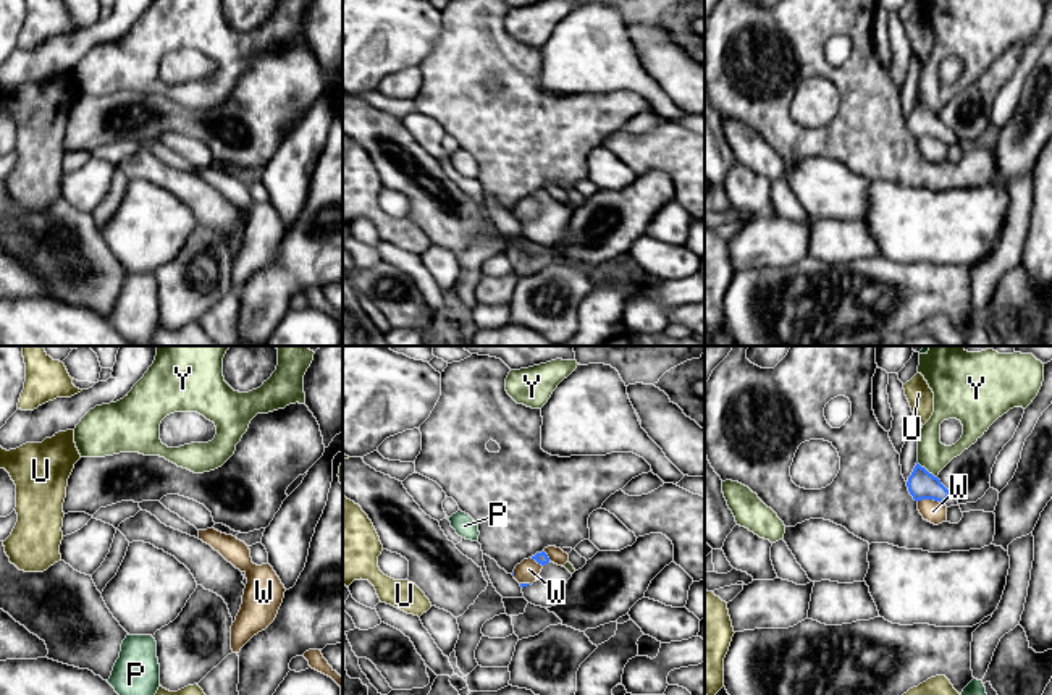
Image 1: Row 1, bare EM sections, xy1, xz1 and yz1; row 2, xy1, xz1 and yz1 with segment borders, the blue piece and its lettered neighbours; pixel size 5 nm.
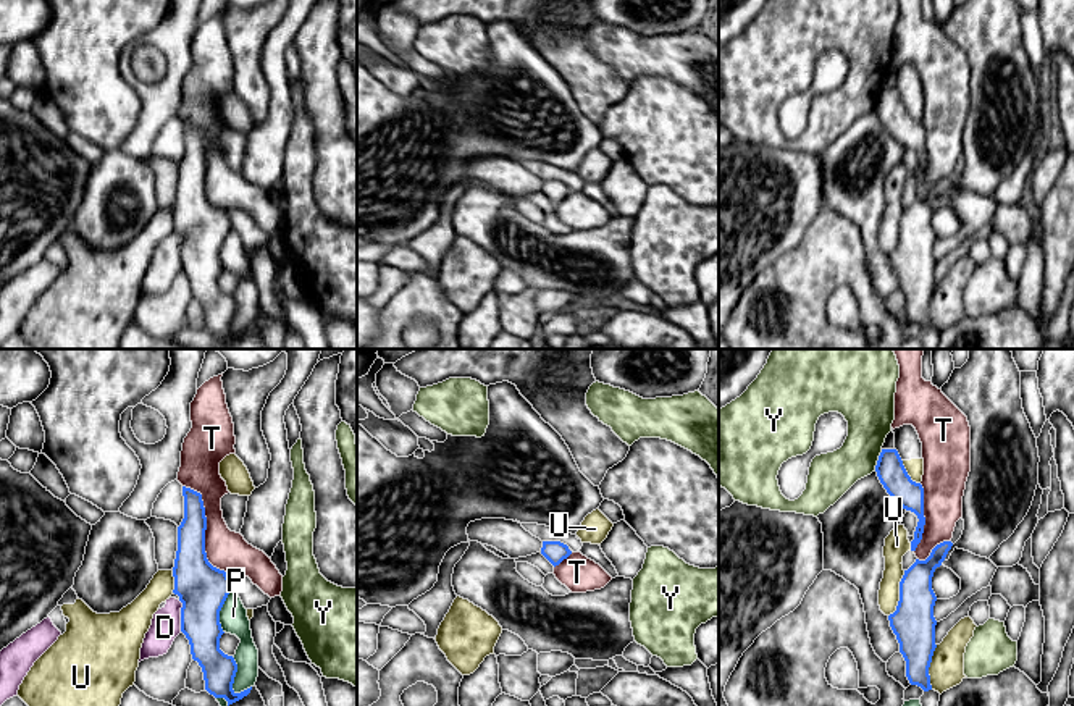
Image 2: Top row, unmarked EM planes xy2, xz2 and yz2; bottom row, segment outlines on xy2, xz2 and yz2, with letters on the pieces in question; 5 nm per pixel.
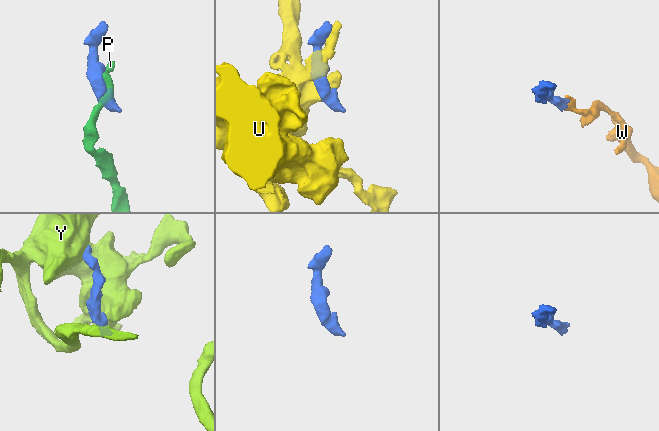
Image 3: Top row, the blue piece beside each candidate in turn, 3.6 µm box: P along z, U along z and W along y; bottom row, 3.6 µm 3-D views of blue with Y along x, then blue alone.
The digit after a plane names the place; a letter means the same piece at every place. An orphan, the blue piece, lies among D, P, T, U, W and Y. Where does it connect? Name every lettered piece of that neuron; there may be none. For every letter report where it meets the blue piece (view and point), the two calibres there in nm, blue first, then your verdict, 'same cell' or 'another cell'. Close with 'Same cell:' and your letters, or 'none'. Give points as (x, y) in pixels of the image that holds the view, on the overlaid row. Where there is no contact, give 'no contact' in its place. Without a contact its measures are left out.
D: xy2 (181, 616) | 260/150 nm | another cell
P: xy2 (234, 676) | 160/120 nm | another cell
T: xy2 (205, 527) | 200/200 nm | another cell
U: yz2 (900, 593) | 220/120 nm | another cell
W: yz1 (931, 498) | 140/110 nm | another cell
Y: yz2 (877, 461) | 140/240 nm | another cell
Same cell: none

